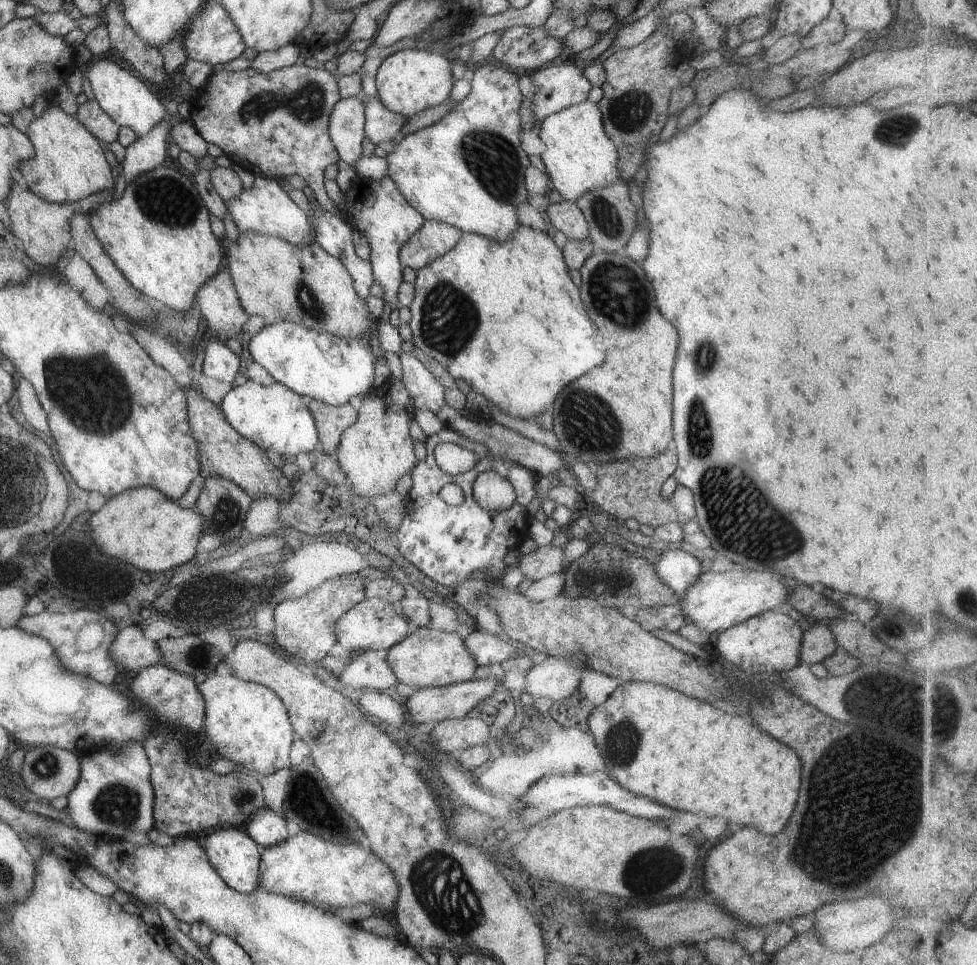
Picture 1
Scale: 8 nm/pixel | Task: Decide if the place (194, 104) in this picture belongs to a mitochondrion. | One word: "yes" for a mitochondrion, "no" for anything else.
no

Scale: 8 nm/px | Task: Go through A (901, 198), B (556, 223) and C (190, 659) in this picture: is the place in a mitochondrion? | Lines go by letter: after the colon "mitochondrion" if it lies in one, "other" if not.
A: other
B: other
C: mitochondrion

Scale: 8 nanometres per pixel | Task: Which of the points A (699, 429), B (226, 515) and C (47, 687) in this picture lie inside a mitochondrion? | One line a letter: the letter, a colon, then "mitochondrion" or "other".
A: mitochondrion
B: mitochondrion
C: other

